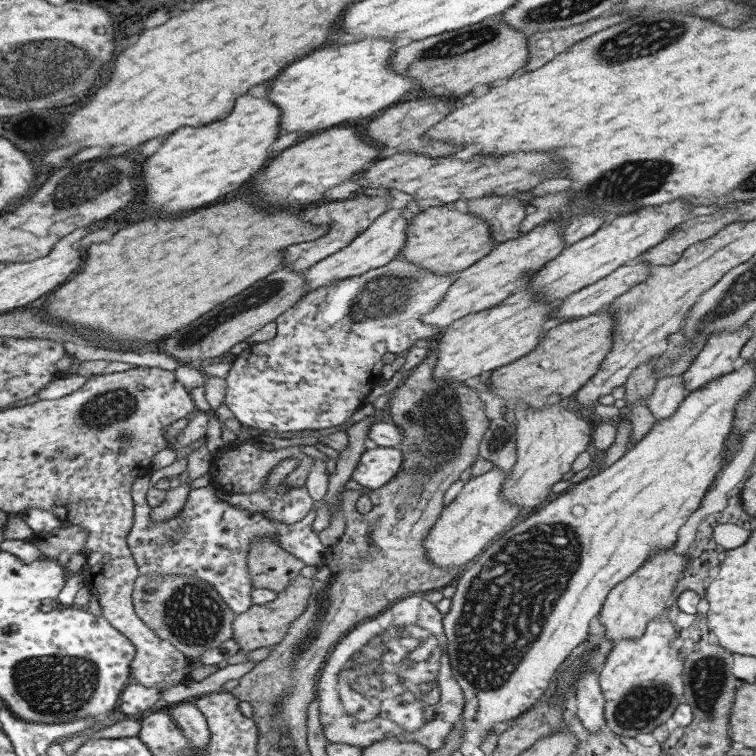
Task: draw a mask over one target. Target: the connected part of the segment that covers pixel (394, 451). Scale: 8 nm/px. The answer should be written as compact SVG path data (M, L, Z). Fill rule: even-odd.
M396 447L365 449L352 472L351 480L360 486L377 489L392 482L403 466L403 454Z

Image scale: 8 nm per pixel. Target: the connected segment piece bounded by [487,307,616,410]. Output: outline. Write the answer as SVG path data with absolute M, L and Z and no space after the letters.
M604 307L596 314L580 319L559 321L552 325L540 340L540 346L523 357L491 371L489 387L502 398L501 404L514 410L517 403L542 407L571 399L575 392L599 369L612 349L615 314Z

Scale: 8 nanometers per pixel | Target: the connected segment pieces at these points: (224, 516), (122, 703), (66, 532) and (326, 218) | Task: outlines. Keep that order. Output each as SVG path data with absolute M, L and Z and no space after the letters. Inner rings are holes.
M149 473L147 476L136 478L132 490L130 490L134 505L134 522L130 532L127 534L127 543L136 561L139 574L142 576L147 574L195 576L213 586L226 601L226 604L236 614L240 614L254 605L251 597L251 592L254 588L249 577L247 565L247 556L252 540L261 538L261 536L275 536L276 543L279 544L280 548L287 550L290 554L305 562L306 565L312 566L316 566L322 560L325 552L328 551L328 548L320 542L319 535L312 530L312 523L315 517L314 510L308 513L301 521L294 524L284 524L262 513L253 513L252 511L239 509L231 505L229 502L222 500L217 495L217 490L212 487L190 489L184 507L176 516L165 521L153 523L150 521L150 510L152 510L152 507L147 501L147 491L150 488L151 477L152 475Z
M130 685L122 690L119 698L118 710L126 715L136 715L140 712L149 714L153 711L156 703L162 700L161 694L164 687L148 688L144 685Z
M64 525L49 531L35 531L29 542L39 546L41 558L57 559L59 553L81 552L87 537L87 530L81 526Z
M388 194L388 200L384 202L384 198L380 196L352 196L349 199L329 201L325 205L320 206L316 210L316 214L310 223L312 225L320 225L328 227L328 232L321 238L298 245L293 245L283 252L286 260L283 262L283 268L294 269L294 271L306 271L310 266L316 265L323 261L324 258L334 255L335 252L349 246L354 238L358 238L364 233L375 221L387 210L388 204L394 198Z

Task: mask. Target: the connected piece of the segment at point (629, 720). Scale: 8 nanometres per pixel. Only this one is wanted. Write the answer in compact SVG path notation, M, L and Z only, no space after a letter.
M665 615L653 618L640 638L625 638L614 642L599 672L599 686L605 698L606 726L622 737L635 738L638 734L648 734L657 726L664 725L673 718L676 708L684 703L684 666L681 651L670 655L669 650L675 640L674 625Z

